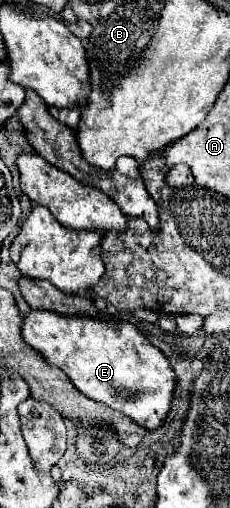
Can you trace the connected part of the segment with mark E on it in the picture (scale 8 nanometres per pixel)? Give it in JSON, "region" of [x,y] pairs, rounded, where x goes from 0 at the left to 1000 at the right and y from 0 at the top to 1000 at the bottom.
{"region":[[[135,610],[100,634],[100,669],[152,685],[204,717],[265,724],[317,760],[378,783],[535,811],[639,846],[674,846],[717,831],[752,791],[761,732],[709,693],[622,665],[570,634],[535,634],[535,642],[465,642],[465,634],[378,634],[370,626],[274,626],[265,618],[222,618],[213,610]]]}

